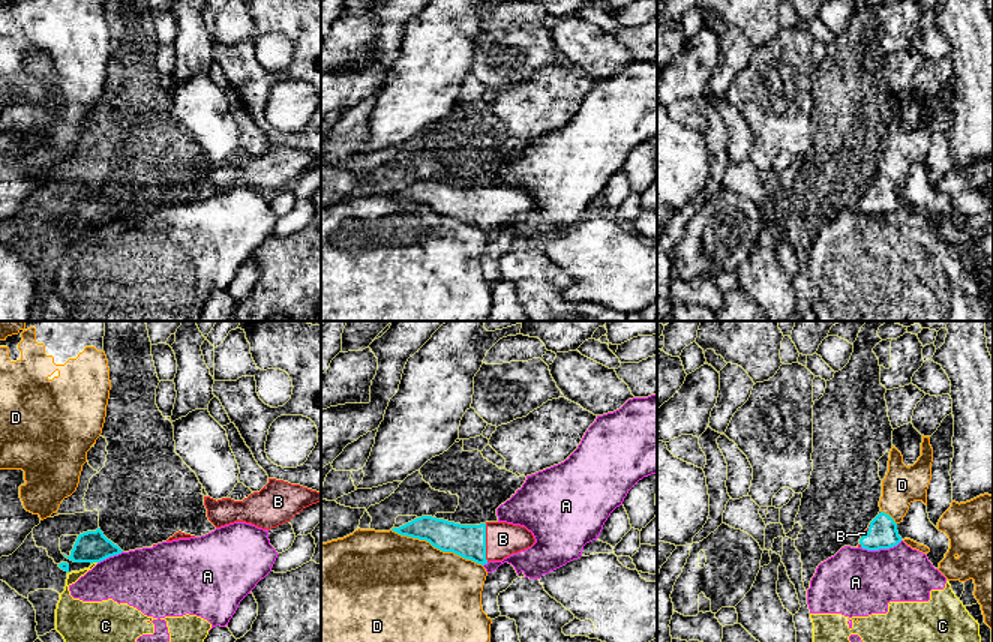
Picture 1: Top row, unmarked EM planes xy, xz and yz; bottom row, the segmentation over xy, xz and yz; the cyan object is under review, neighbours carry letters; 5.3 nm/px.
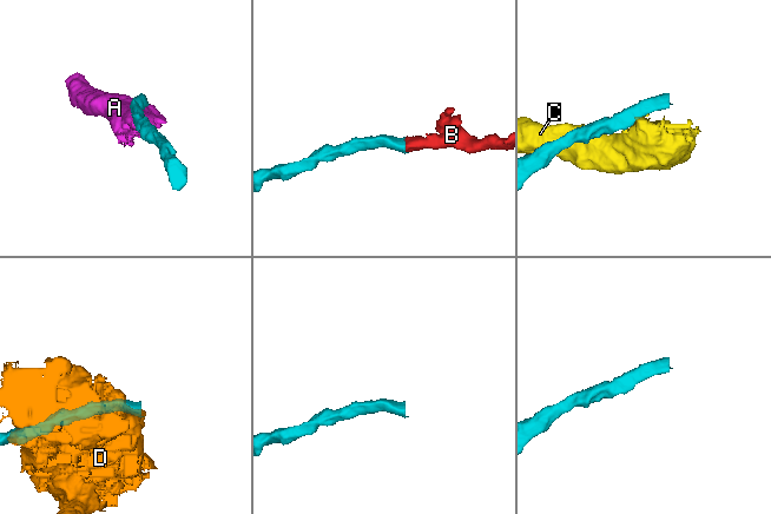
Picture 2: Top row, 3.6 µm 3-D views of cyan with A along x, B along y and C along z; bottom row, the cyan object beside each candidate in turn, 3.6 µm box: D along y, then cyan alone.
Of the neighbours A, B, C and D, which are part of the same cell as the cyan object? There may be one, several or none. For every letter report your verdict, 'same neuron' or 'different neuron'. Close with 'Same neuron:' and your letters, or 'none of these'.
A: different neuron
B: same neuron
C: different neuron
D: different neuron
Same neuron: B

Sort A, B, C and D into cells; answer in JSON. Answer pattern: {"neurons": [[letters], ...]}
{"neurons": [["A", "C"], ["B"], ["D"]]}

